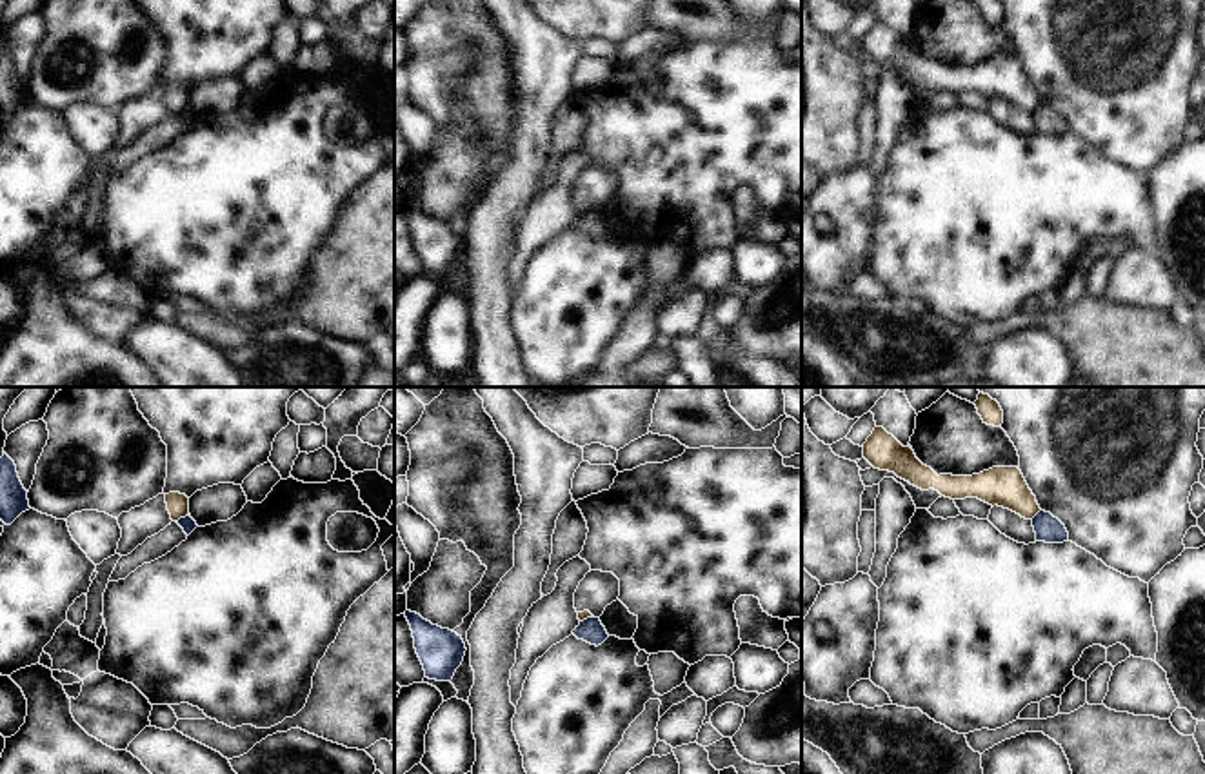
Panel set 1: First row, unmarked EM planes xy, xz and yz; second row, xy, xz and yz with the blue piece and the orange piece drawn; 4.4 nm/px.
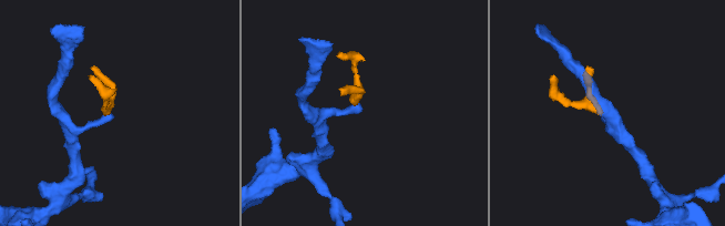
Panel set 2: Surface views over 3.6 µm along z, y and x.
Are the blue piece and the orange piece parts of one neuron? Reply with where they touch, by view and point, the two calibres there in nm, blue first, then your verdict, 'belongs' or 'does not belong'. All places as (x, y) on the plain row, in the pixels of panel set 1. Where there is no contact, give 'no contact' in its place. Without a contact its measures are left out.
contact xy (182, 111); calibres 70 and 100 nm; does not belong

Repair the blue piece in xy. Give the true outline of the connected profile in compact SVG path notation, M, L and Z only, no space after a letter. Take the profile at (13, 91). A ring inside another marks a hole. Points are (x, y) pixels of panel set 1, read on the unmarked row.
M4 45L0 51L0 113L11 118L22 105L29 104L27 84L24 82L15 55Z

